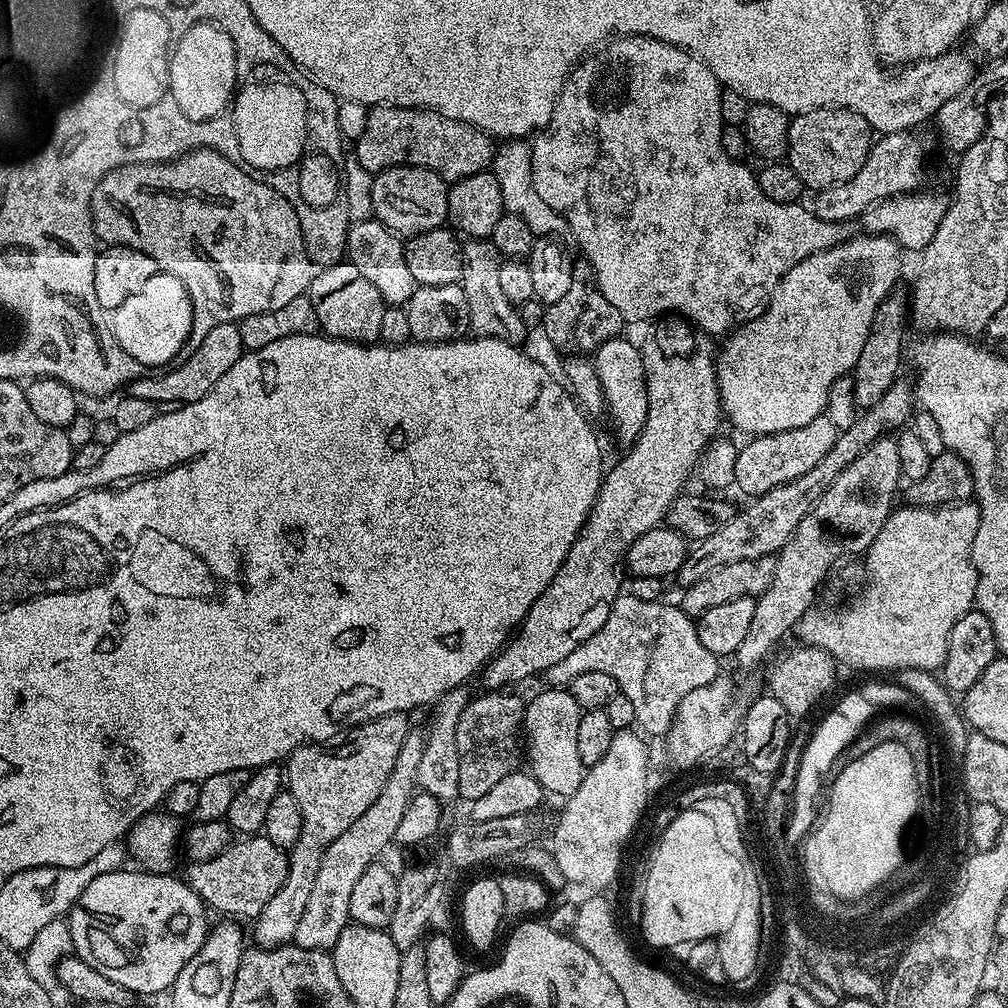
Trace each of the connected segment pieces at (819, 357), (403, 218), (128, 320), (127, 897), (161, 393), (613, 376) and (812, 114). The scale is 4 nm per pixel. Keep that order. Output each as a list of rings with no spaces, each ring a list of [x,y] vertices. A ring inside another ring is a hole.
[[[867,234],[853,235],[845,244],[834,246],[830,250],[822,250],[794,266],[778,282],[778,286],[772,292],[772,297],[764,305],[762,311],[752,320],[740,325],[727,337],[728,340],[719,349],[716,357],[716,381],[720,391],[720,407],[723,415],[732,419],[732,424],[740,432],[748,432],[749,437],[765,436],[766,434],[778,434],[782,430],[794,430],[798,426],[806,426],[806,422],[814,422],[814,418],[825,415],[828,406],[830,386],[838,378],[849,375],[852,368],[858,362],[858,354],[862,354],[862,346],[866,346],[866,334],[870,334],[870,326],[876,317],[876,307],[888,297],[888,293],[897,287],[896,279],[900,276],[900,255],[902,249],[890,236],[869,236]]]
[[[397,164],[385,168],[372,177],[372,210],[375,219],[382,221],[389,230],[404,238],[441,227],[448,220],[449,187],[449,181],[425,168],[415,168],[413,164]]]
[[[163,270],[151,275],[126,301],[113,309],[110,327],[124,352],[141,367],[169,365],[170,361],[191,339],[193,304],[181,279]]]
[[[121,870],[102,874],[82,890],[78,902],[66,919],[72,935],[72,952],[81,956],[86,966],[94,966],[98,974],[106,974],[110,982],[118,982],[137,997],[152,996],[155,992],[167,993],[182,974],[182,966],[198,954],[208,936],[210,920],[204,917],[206,905],[192,887],[176,874],[161,874],[135,870]]]
[[[239,323],[216,324],[214,330],[205,334],[195,347],[196,349],[177,368],[169,367],[164,372],[169,371],[165,376],[140,374],[136,380],[127,385],[127,395],[146,398],[158,406],[193,404],[201,400],[216,385],[218,378],[222,378],[222,374],[226,374],[226,370],[230,370],[230,366],[234,366],[234,362],[238,362],[238,358],[246,351]]]
[[[618,335],[610,342],[602,342],[594,353],[596,373],[602,382],[604,407],[607,419],[612,419],[612,426],[622,439],[635,441],[646,422],[648,399],[646,398],[646,374],[642,366],[642,354],[639,347]]]
[[[815,108],[791,117],[786,162],[798,174],[805,189],[829,188],[854,178],[862,170],[862,162],[866,162],[873,143],[872,127],[862,114],[848,108]]]

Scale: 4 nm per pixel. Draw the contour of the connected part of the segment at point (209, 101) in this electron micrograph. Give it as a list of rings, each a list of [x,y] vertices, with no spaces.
[[[205,22],[192,26],[187,43],[191,46],[180,49],[173,57],[176,102],[184,104],[184,112],[188,112],[188,116],[196,116],[196,120],[200,120],[200,116],[208,116],[208,110],[216,112],[221,102],[233,99],[240,78],[237,54],[229,35],[212,29]]]

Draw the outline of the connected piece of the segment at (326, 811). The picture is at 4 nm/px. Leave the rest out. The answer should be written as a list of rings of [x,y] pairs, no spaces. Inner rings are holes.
[[[404,714],[395,716],[379,716],[373,720],[365,720],[353,727],[347,733],[348,741],[345,744],[337,743],[337,748],[328,746],[313,746],[305,742],[299,748],[295,748],[286,758],[286,788],[287,791],[298,798],[298,807],[302,809],[302,834],[298,834],[298,842],[287,849],[288,873],[286,882],[270,902],[266,902],[264,909],[254,917],[256,924],[250,928],[250,936],[254,939],[258,948],[281,948],[283,944],[291,944],[294,938],[294,930],[298,930],[298,921],[302,919],[302,913],[306,911],[306,902],[310,899],[310,890],[314,886],[314,874],[318,874],[318,866],[322,866],[322,854],[339,838],[347,828],[374,803],[374,798],[382,794],[382,786],[386,786],[386,778],[390,778],[390,770],[394,770],[394,762],[398,758],[398,750],[402,748],[402,742],[406,740],[406,734],[410,731],[409,717]]]

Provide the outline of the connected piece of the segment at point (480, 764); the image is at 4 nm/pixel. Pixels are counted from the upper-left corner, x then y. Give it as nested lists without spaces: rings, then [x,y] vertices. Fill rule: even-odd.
[[[490,690],[468,702],[458,720],[457,795],[466,802],[486,794],[506,774],[515,771],[522,748],[525,699],[506,690]]]

